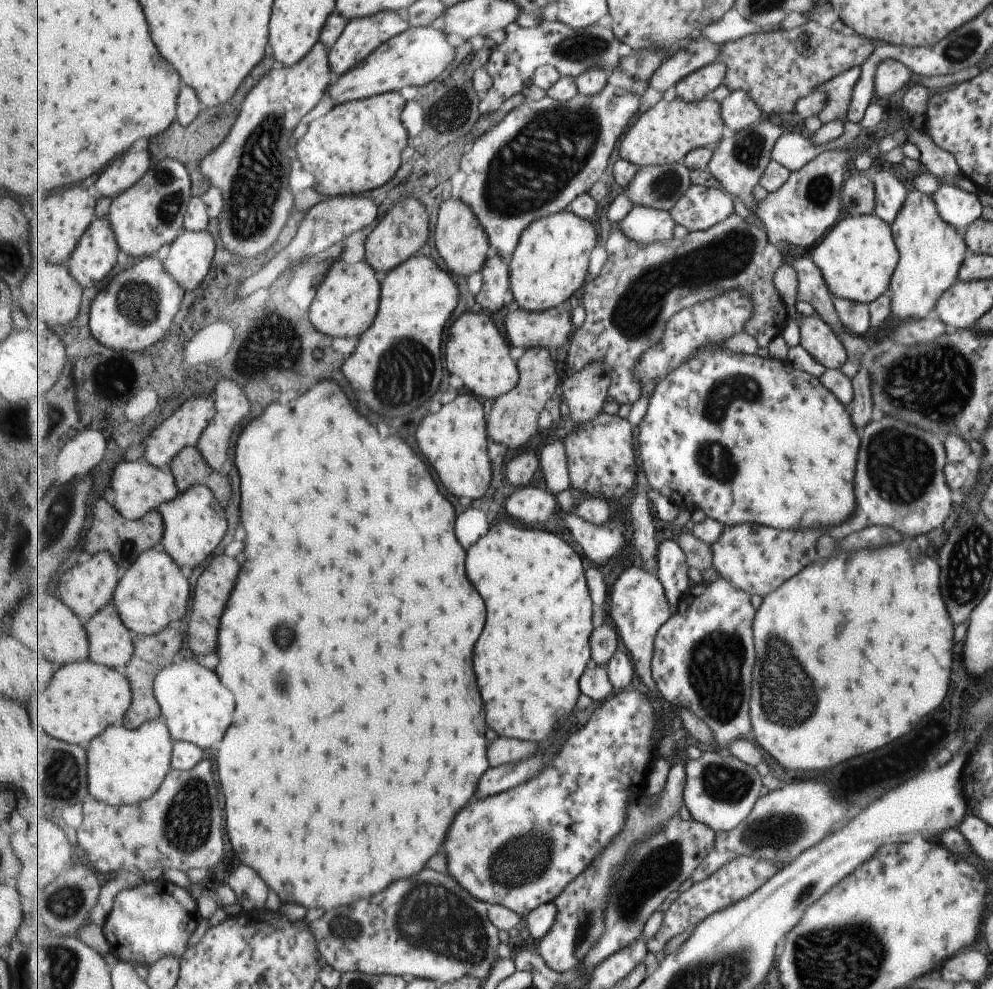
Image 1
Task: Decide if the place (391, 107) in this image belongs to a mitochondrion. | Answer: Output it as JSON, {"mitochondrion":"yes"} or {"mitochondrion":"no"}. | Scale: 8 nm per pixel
{"mitochondrion":"no"}

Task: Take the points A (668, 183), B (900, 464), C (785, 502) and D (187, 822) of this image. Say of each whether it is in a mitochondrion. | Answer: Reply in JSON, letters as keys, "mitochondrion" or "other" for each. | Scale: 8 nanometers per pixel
{"A":"mitochondrion","B":"mitochondrion","C":"other","D":"mitochondrion"}

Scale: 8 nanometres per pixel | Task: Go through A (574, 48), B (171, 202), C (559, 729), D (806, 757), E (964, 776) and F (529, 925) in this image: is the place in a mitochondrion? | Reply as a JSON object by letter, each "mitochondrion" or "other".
{"A":"mitochondrion","B":"mitochondrion","C":"other","D":"other","E":"other","F":"other"}

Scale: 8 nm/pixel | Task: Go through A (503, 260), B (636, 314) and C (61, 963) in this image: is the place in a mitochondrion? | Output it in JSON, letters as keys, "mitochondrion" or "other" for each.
{"A":"other","B":"mitochondrion","C":"mitochondrion"}

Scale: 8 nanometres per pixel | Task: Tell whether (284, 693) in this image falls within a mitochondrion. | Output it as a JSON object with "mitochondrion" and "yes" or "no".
{"mitochondrion":"yes"}

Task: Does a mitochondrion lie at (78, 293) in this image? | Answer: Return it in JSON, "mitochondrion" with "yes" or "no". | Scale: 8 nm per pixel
{"mitochondrion":"no"}

